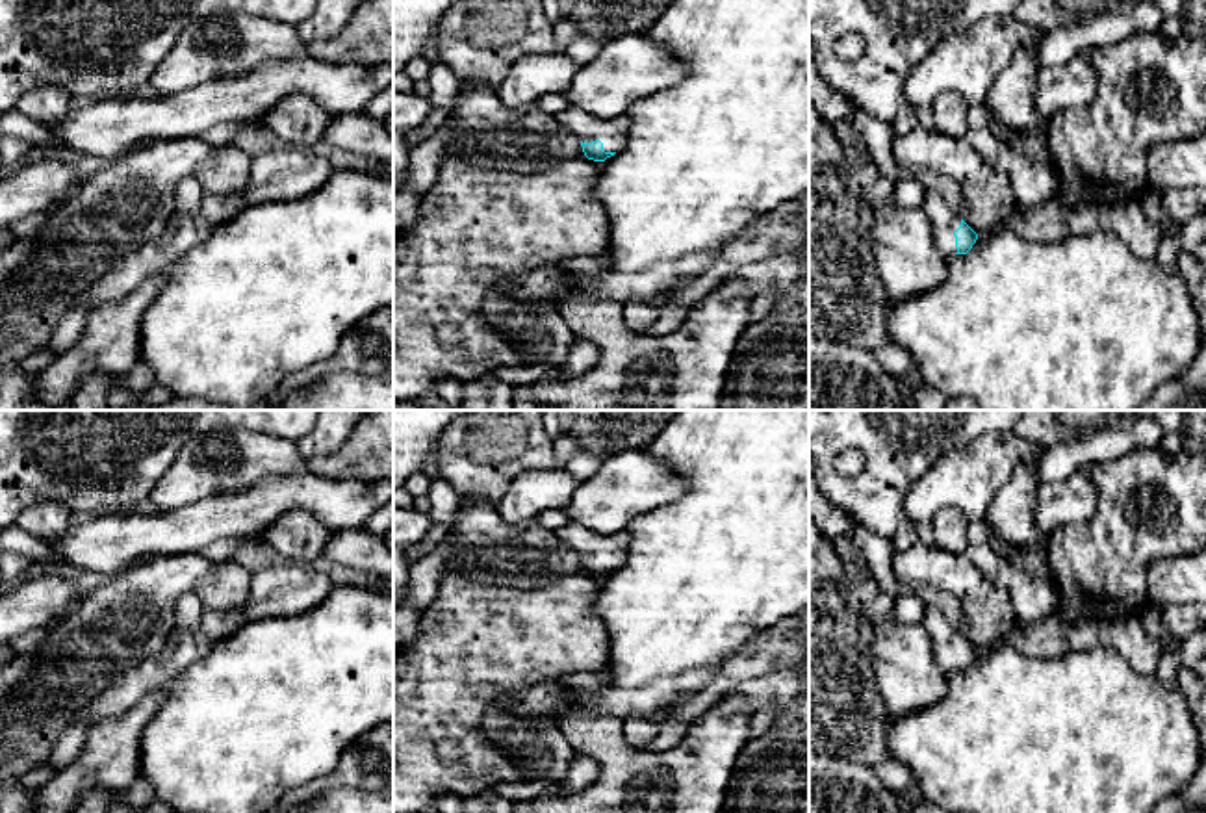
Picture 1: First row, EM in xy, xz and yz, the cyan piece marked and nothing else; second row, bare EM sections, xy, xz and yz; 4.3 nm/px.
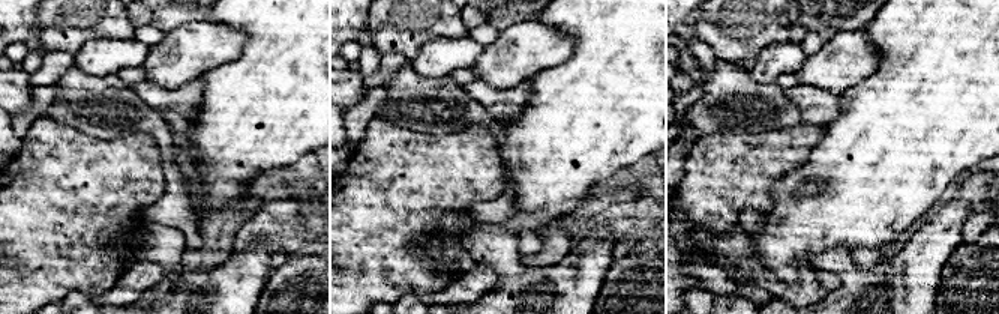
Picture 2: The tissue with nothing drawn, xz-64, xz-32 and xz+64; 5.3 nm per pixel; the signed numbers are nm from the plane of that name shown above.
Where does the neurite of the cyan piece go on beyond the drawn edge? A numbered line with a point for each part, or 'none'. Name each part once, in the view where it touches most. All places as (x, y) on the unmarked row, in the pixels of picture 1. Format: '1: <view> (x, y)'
1: xz (613, 548)

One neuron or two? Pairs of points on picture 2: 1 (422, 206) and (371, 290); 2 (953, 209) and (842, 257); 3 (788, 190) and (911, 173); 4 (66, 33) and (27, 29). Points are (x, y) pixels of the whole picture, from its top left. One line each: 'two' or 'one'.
1: one
2: one
3: one
4: two

